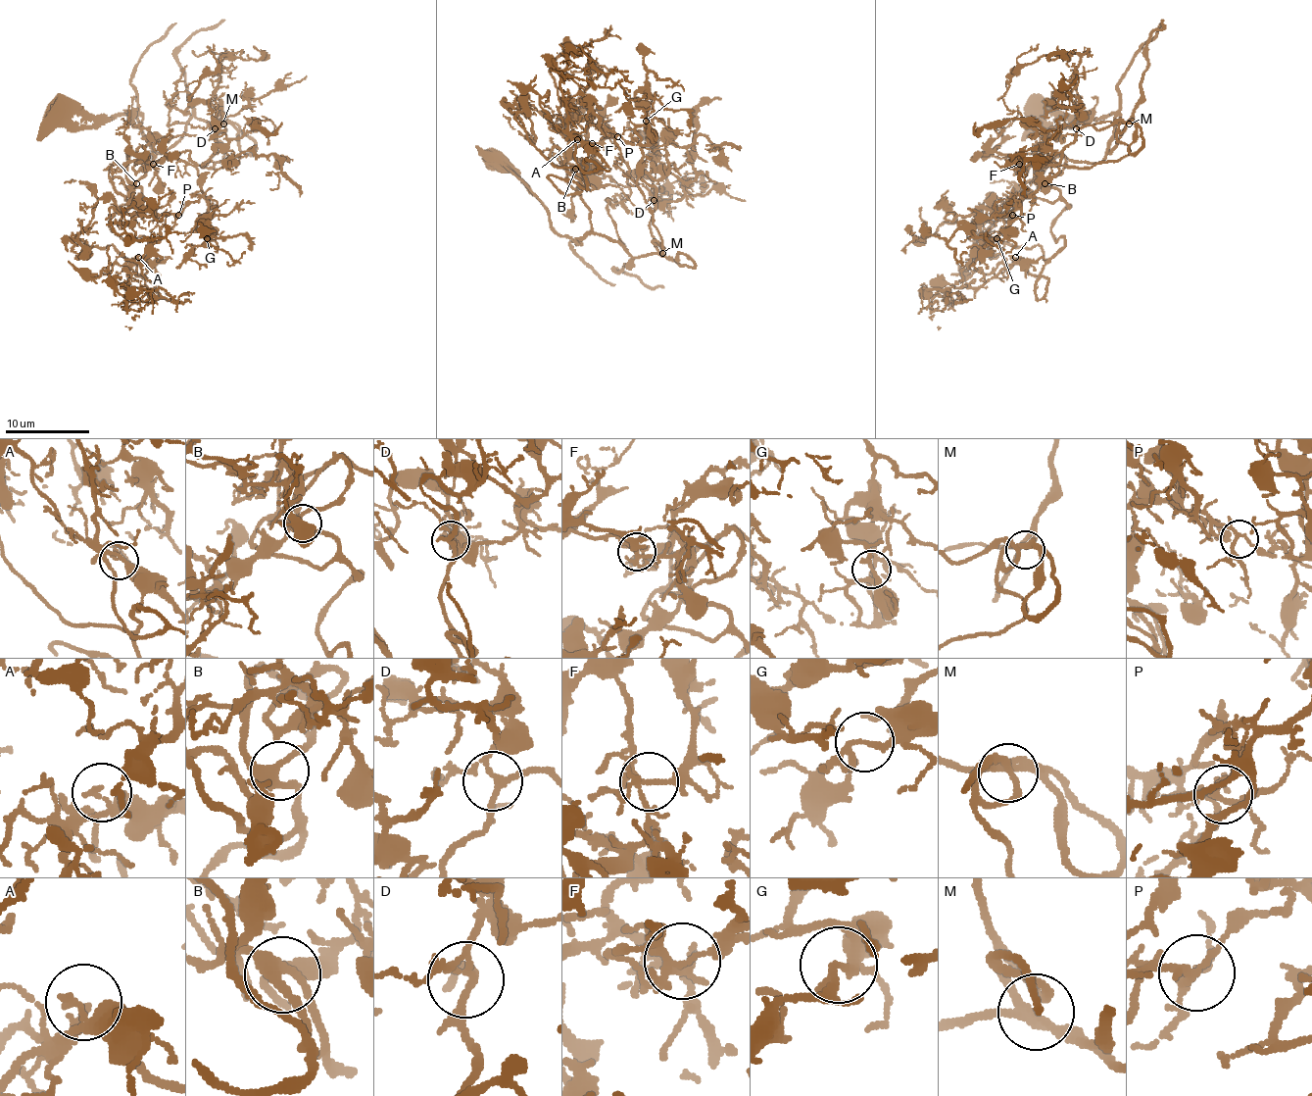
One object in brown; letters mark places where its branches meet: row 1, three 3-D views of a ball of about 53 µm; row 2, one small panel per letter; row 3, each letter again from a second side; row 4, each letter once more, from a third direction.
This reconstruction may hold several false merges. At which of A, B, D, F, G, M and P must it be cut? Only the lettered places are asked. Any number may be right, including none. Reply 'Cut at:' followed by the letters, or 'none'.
Cut at: none

